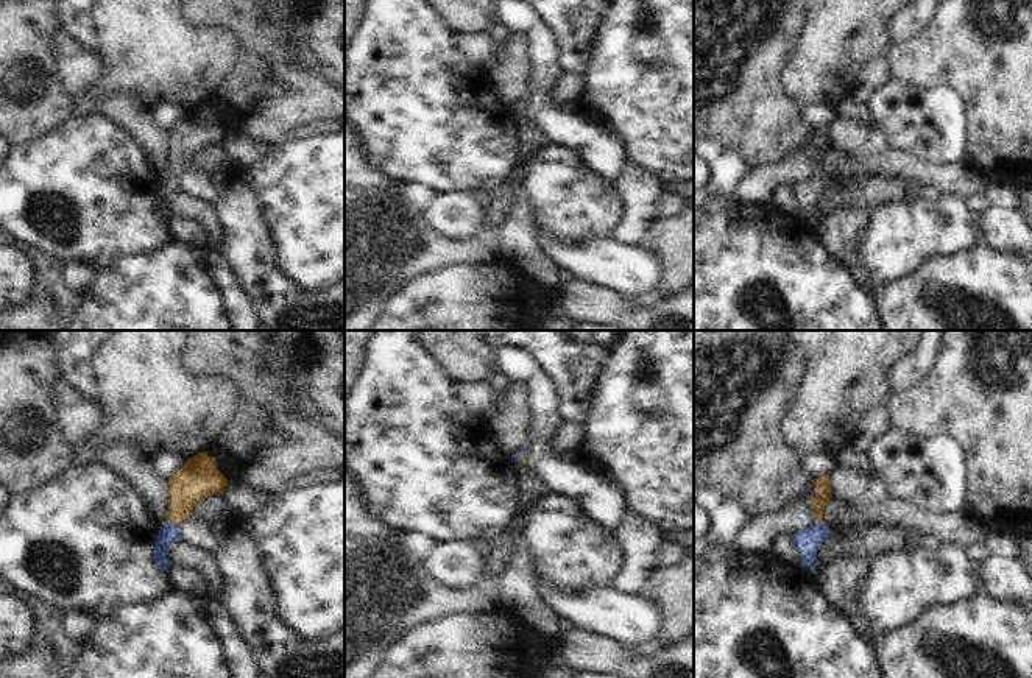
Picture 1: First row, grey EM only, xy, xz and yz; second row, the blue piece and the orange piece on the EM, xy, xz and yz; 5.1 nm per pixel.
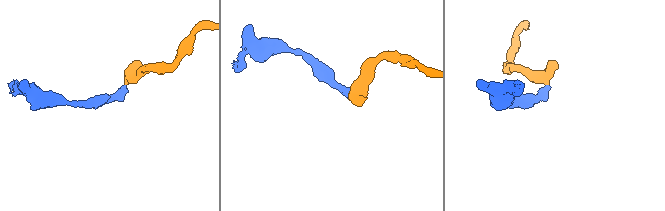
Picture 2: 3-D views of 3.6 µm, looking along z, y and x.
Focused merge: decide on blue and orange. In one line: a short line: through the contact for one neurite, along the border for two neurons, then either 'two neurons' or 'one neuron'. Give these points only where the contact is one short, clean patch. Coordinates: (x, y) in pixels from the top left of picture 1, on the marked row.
line xy (169, 533), (172, 524), (184, 491), (194, 482); one neuron

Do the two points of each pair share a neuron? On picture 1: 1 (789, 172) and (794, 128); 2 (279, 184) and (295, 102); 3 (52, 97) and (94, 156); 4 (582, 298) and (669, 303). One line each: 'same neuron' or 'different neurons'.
1: different neurons
2: different neurons
3: different neurons
4: same neuron

